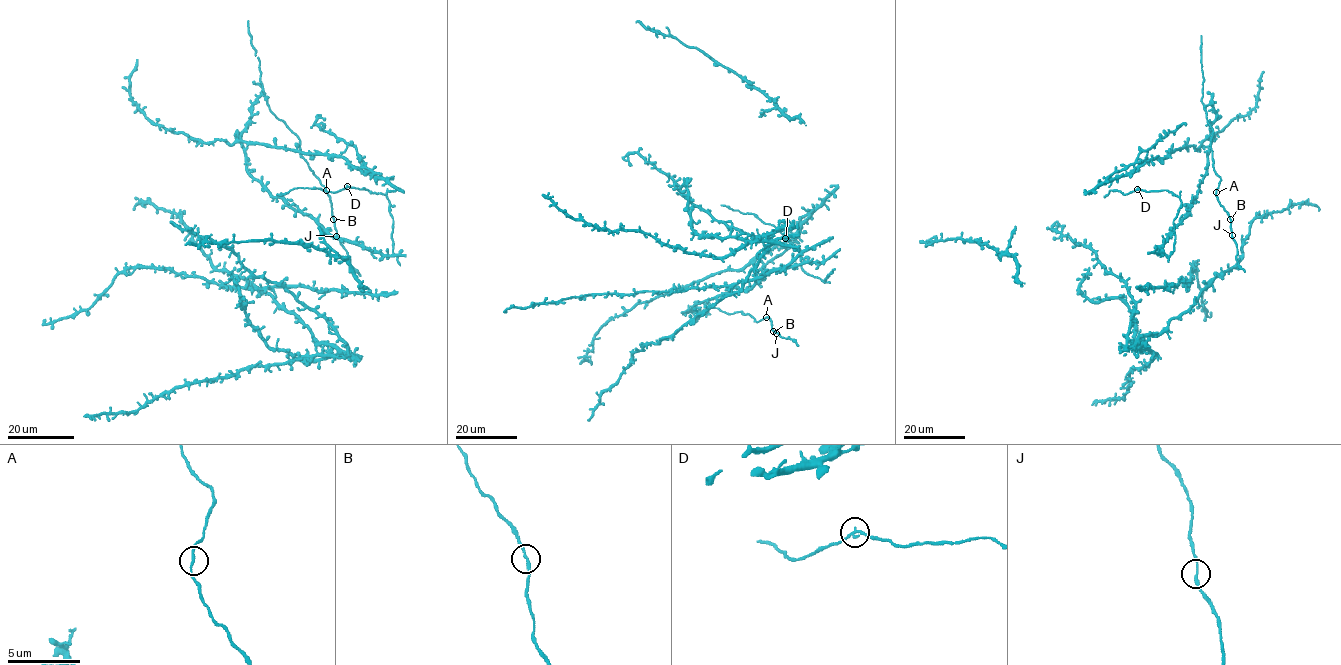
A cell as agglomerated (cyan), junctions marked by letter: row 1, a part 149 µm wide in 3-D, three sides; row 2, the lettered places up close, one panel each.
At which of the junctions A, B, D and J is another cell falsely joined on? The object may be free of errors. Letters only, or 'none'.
none

